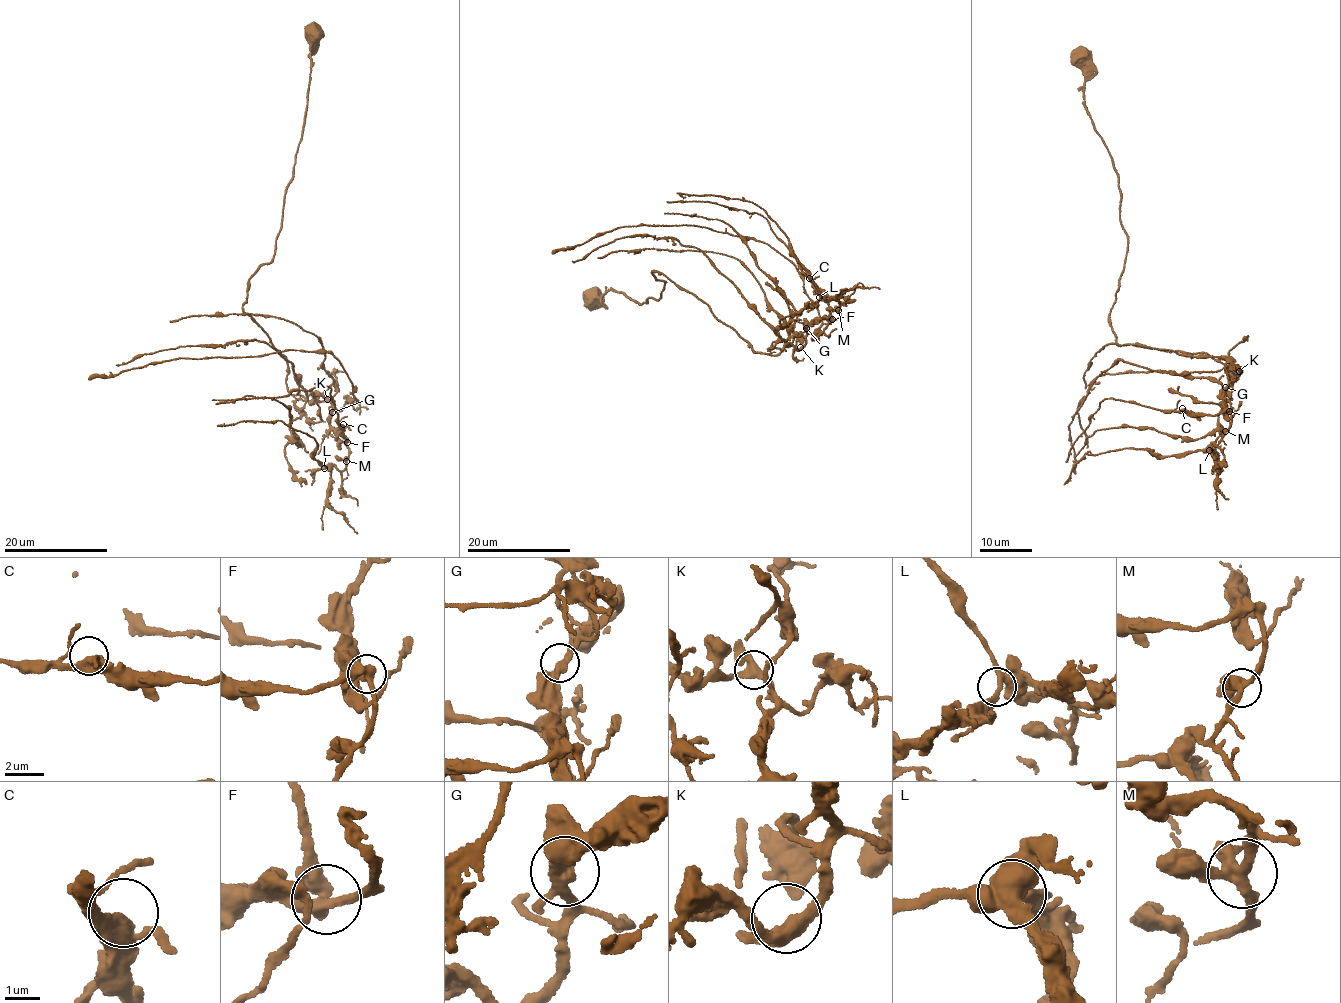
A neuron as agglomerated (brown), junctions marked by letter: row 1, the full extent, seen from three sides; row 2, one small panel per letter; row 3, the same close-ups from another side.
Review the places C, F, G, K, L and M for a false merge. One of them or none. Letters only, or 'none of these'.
none of these

